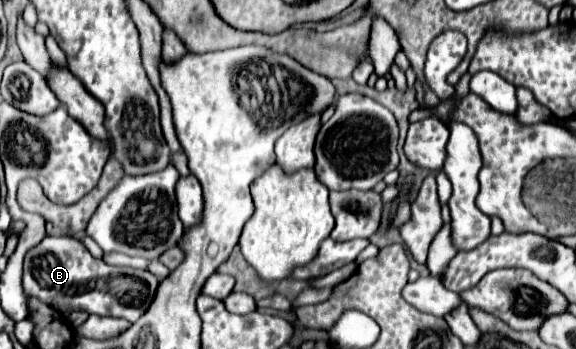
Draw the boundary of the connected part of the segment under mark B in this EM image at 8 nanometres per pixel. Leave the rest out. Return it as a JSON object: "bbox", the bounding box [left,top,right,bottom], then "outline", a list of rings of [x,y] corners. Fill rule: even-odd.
{"bbox":[22,236,160,324],"outline":[[[46,236],[36,248],[28,250],[24,256],[24,276],[22,276],[24,292],[54,306],[64,316],[68,316],[74,310],[86,310],[88,314],[124,318],[134,324],[150,308],[158,284],[160,284],[158,278],[156,278],[156,286],[150,284],[148,270],[116,268],[116,266],[108,266],[102,260],[92,258],[92,254],[86,250],[86,246],[80,240],[68,236],[62,238]],[[122,276],[124,276],[124,288],[122,288],[124,292],[120,296],[116,286],[118,282],[114,280]]]}

